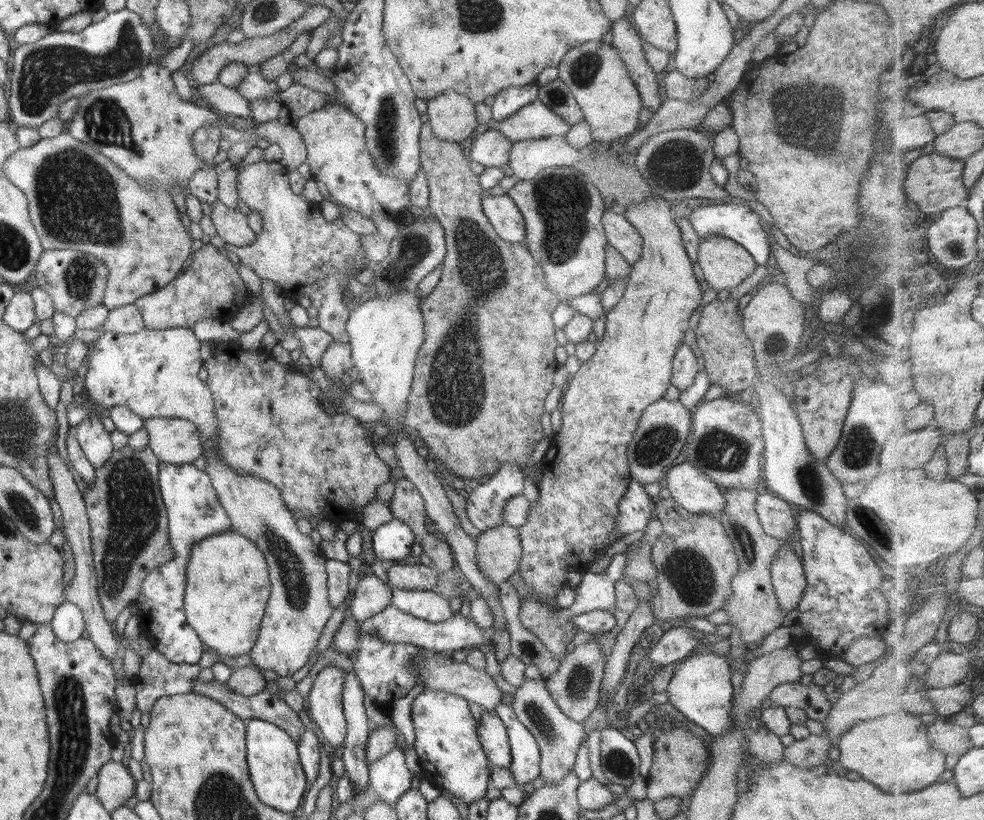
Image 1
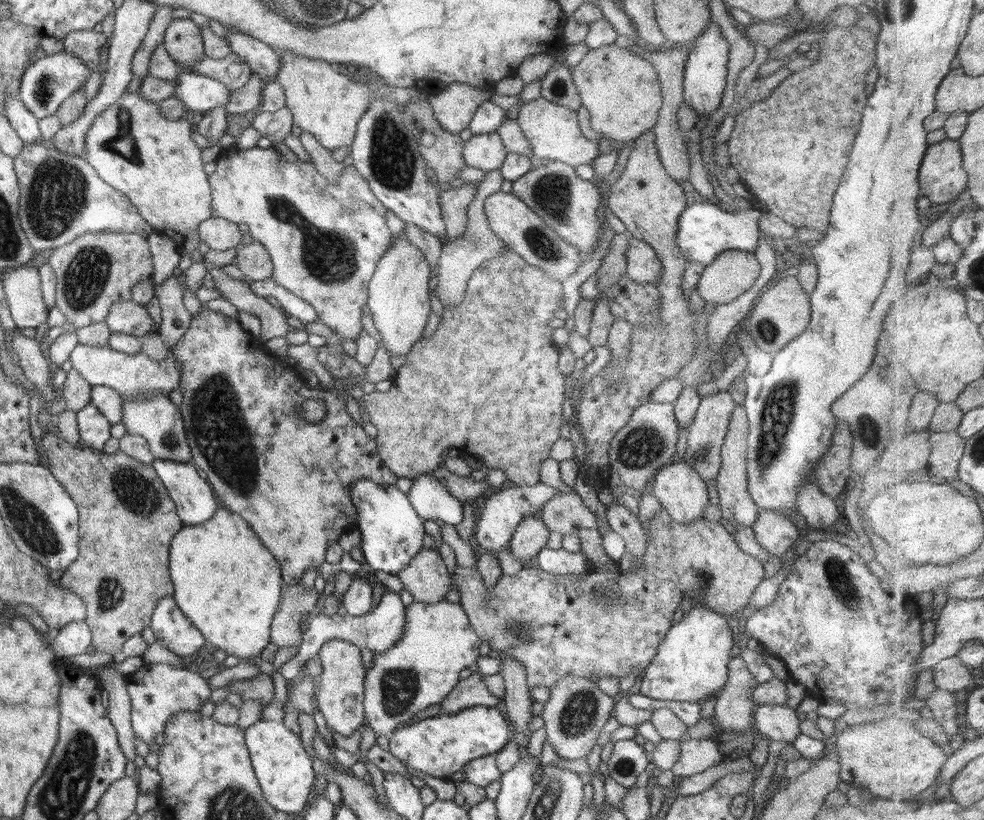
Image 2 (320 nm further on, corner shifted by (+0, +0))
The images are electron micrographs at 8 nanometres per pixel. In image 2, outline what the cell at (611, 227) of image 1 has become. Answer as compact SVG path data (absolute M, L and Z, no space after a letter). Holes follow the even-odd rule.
M630 235L626 260L630 280L636 284L659 284L663 264L647 242Z

